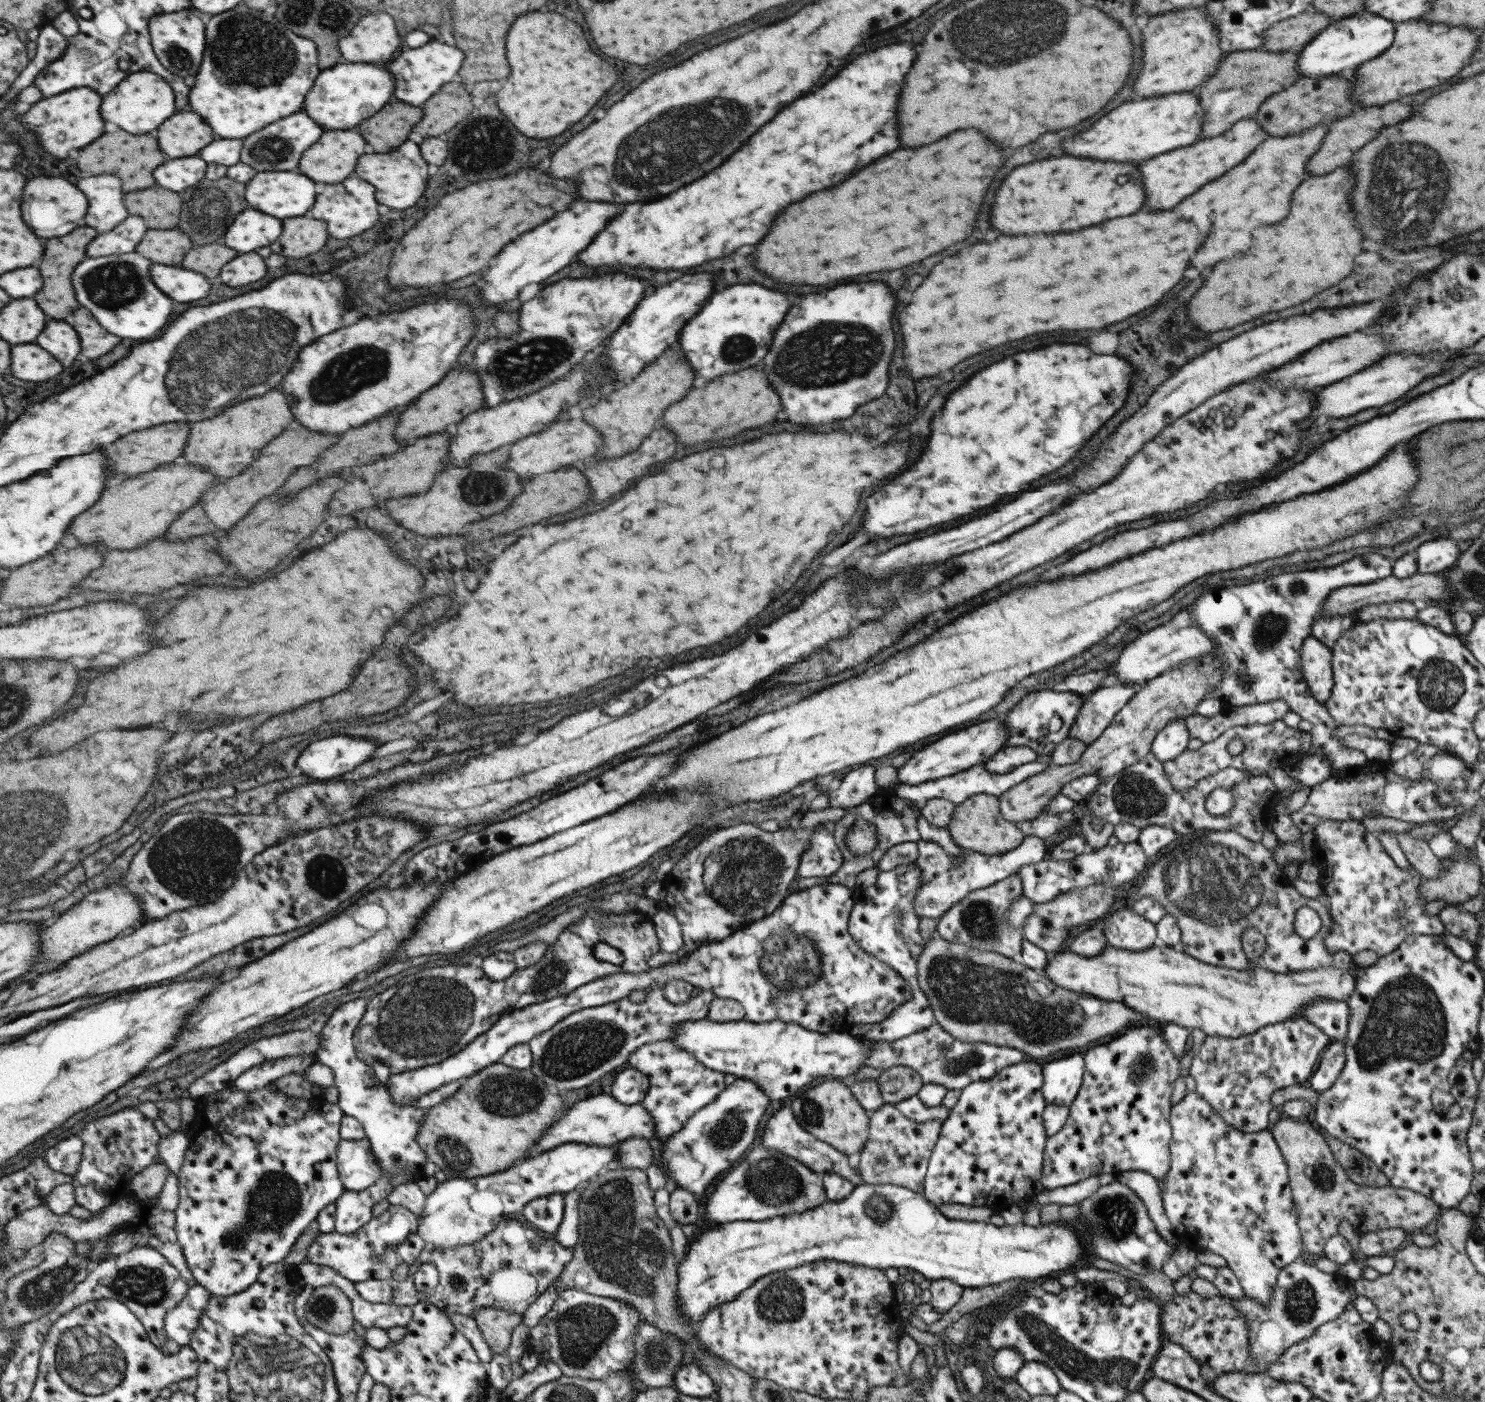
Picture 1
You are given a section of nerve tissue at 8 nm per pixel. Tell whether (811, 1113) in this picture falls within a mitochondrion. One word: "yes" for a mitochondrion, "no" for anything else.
yes

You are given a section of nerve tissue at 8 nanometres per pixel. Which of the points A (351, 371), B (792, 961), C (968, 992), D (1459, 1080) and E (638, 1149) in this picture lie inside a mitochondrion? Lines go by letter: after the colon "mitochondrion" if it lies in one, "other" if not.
A: mitochondrion
B: mitochondrion
C: mitochondrion
D: other
E: mitochondrion

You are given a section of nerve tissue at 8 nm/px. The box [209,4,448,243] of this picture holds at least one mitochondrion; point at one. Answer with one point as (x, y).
(269, 59)

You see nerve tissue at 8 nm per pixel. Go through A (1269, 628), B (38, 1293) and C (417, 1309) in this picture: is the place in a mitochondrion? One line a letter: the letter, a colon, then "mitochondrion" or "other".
A: mitochondrion
B: mitochondrion
C: other

